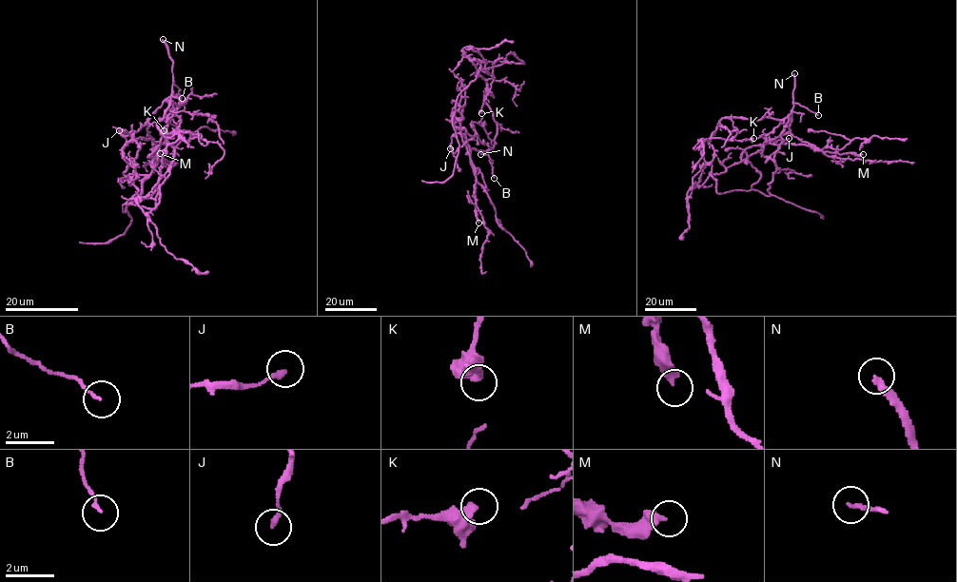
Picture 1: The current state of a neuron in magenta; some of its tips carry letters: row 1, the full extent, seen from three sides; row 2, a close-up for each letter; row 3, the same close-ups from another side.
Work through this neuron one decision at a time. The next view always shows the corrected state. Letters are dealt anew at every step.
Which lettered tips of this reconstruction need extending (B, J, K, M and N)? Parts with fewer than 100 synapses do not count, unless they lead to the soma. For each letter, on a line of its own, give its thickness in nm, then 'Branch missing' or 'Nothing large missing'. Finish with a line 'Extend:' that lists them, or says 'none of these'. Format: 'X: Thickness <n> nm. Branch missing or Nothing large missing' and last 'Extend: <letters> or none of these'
B: Thickness 130 nm. Nothing large missing
J: Thickness 170 nm. Nothing large missing
K: Thickness 420 nm. Nothing large missing
M: Thickness 400 nm. Nothing large missing
N: Thickness 200 nm. Branch missing
Extend: N

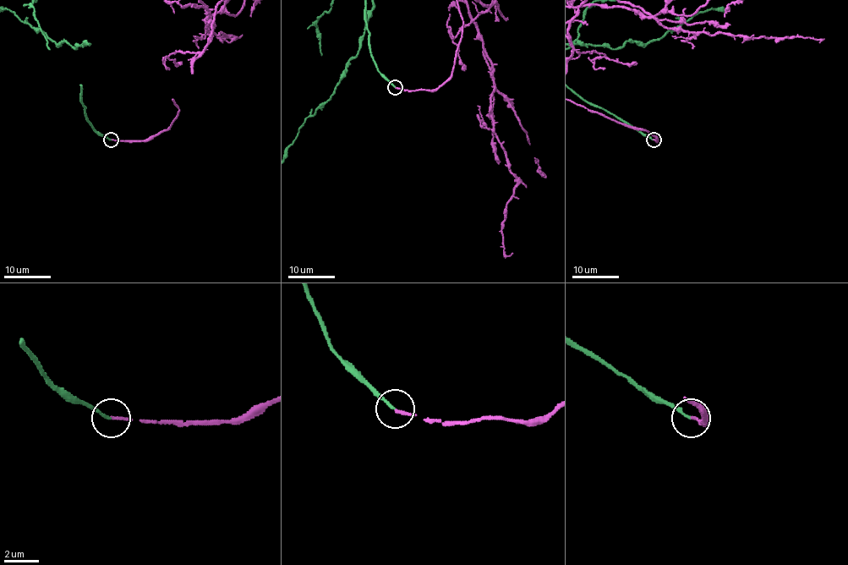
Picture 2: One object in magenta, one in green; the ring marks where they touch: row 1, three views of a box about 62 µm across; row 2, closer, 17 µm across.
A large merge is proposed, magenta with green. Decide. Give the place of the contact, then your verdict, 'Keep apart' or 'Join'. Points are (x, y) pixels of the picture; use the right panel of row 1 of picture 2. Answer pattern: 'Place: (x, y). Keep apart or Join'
Place: (653, 139). Join

